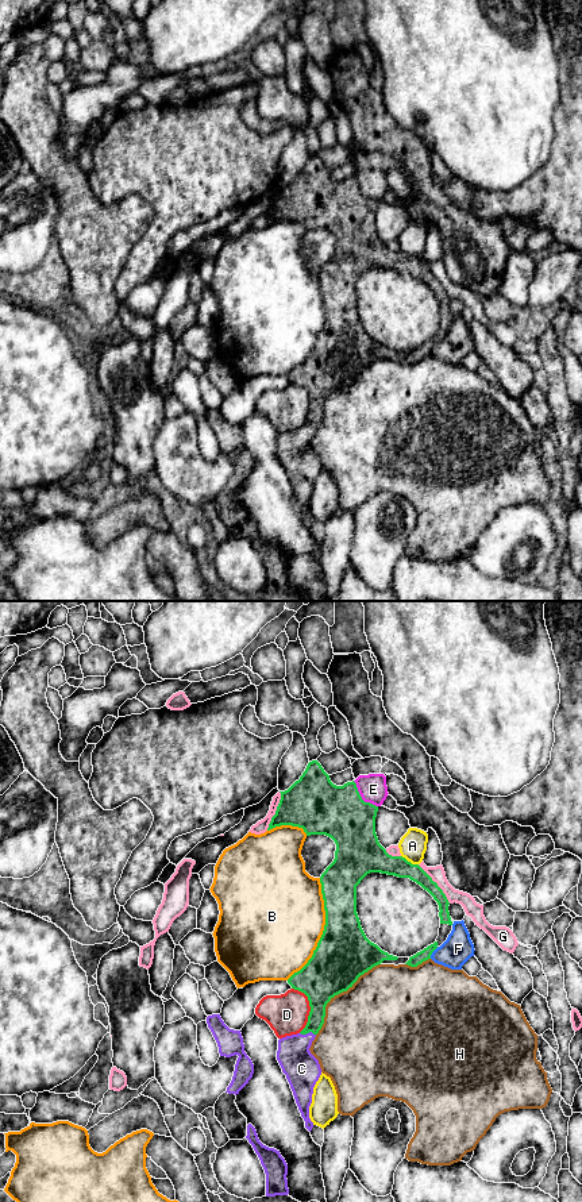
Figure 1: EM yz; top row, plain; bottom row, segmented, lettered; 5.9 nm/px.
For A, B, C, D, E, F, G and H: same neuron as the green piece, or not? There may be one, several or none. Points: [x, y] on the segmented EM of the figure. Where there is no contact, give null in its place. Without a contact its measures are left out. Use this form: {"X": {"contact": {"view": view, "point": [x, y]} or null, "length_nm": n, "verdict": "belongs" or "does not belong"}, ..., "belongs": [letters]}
{"A": {"contact": {"view": "yz", "point": [409, 862]}, "length_nm": 120, "verdict": "does not belong"}, "B": {"contact": {"view": "yz", "point": [323, 931]}, "length_nm": 650, "verdict": "does not belong"}, "C": {"contact": {"view": "yz", "point": [308, 1032]}, "length_nm": 100, "verdict": "belongs"}, "D": {"contact": {"view": "yz", "point": [311, 1008]}, "length_nm": 280, "verdict": "does not belong"}, "E": {"contact": {"view": "yz", "point": [361, 797]}, "length_nm": 220, "verdict": "does not belong"}, "F": {"contact": {"view": "yz", "point": [432, 951]}, "length_nm": 90, "verdict": "does not belong"}, "G": {"contact": {"view": "yz", "point": [436, 883]}, "length_nm": 300, "verdict": "does not belong"}, "H": {"contact": {"view": "yz", "point": [338, 993]}, "length_nm": 550, "verdict": "does not belong"}, "belongs": ["C"]}

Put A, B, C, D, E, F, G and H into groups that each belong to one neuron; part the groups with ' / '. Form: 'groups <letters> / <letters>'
groups A / B / C / D / E / F / G / H

